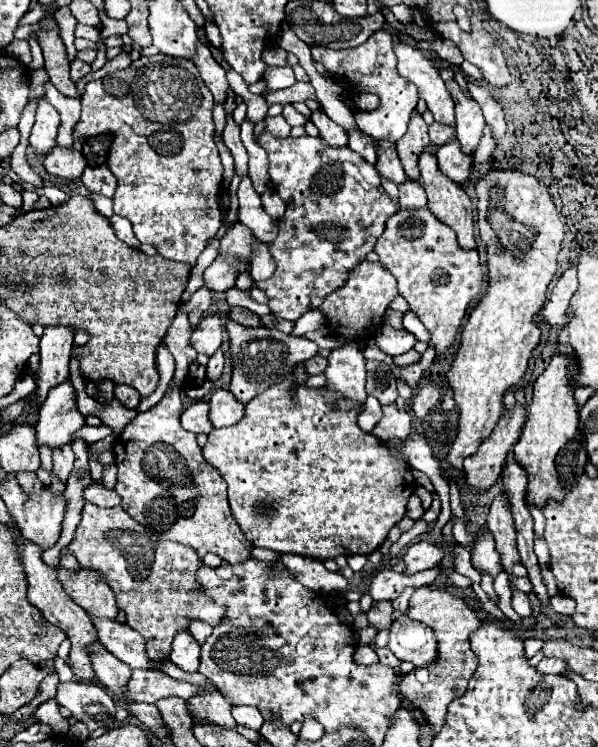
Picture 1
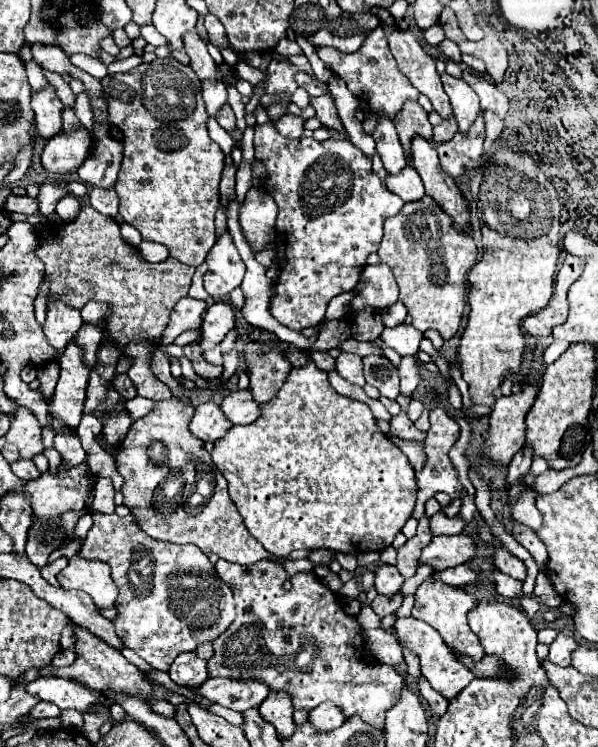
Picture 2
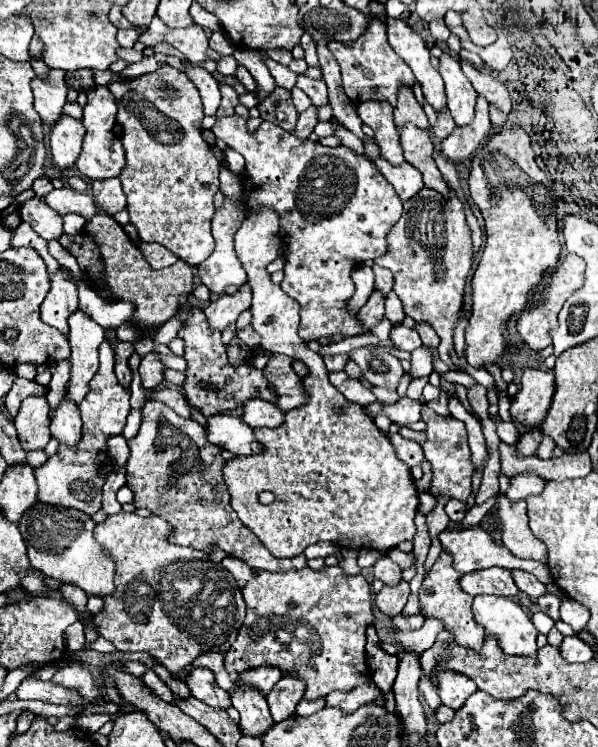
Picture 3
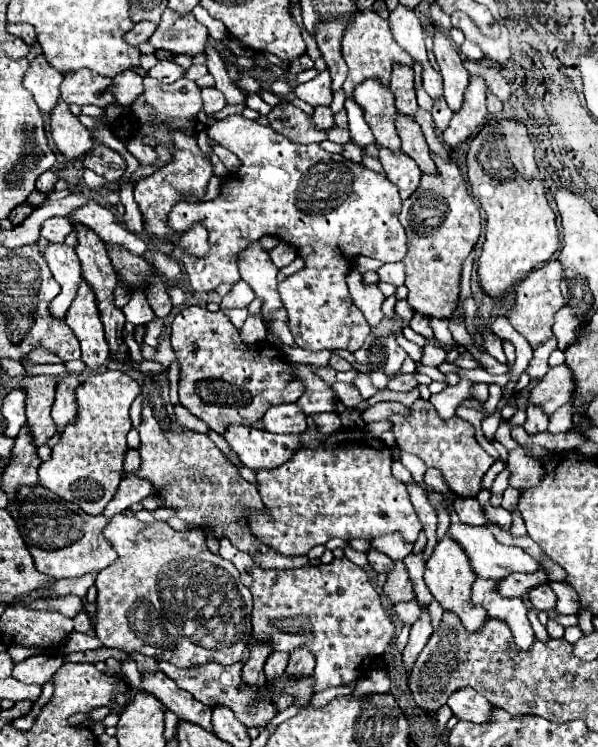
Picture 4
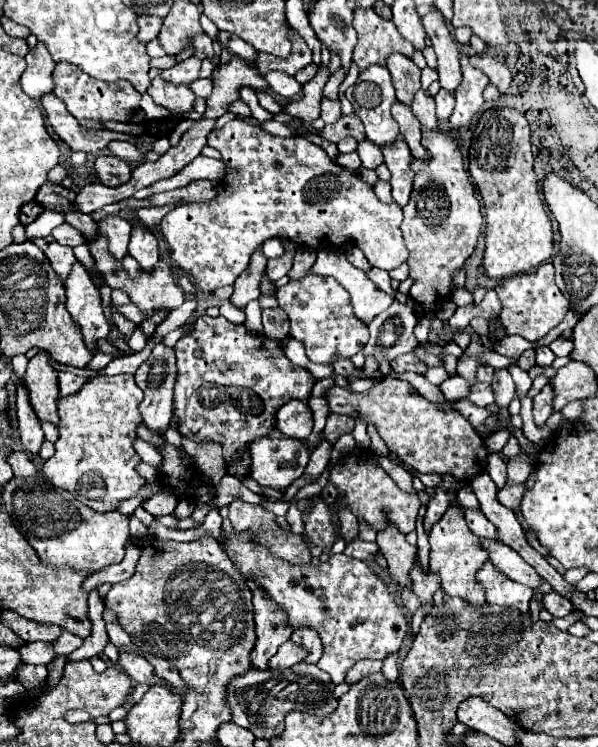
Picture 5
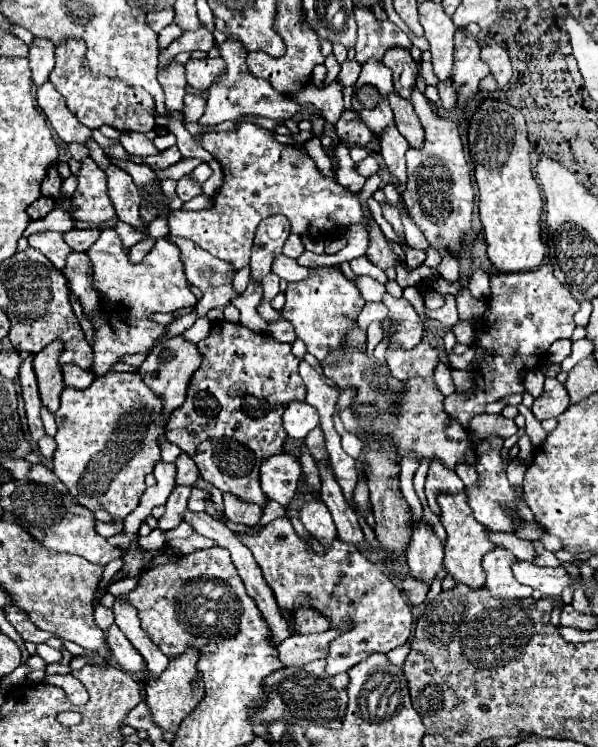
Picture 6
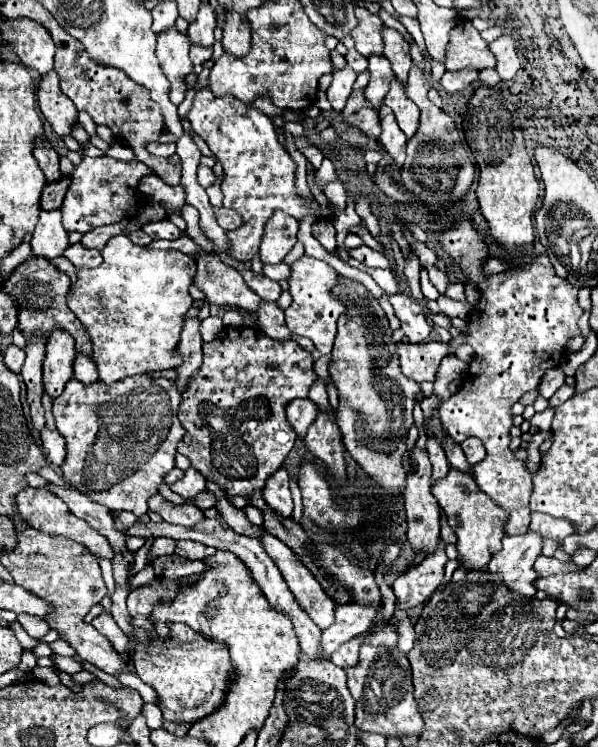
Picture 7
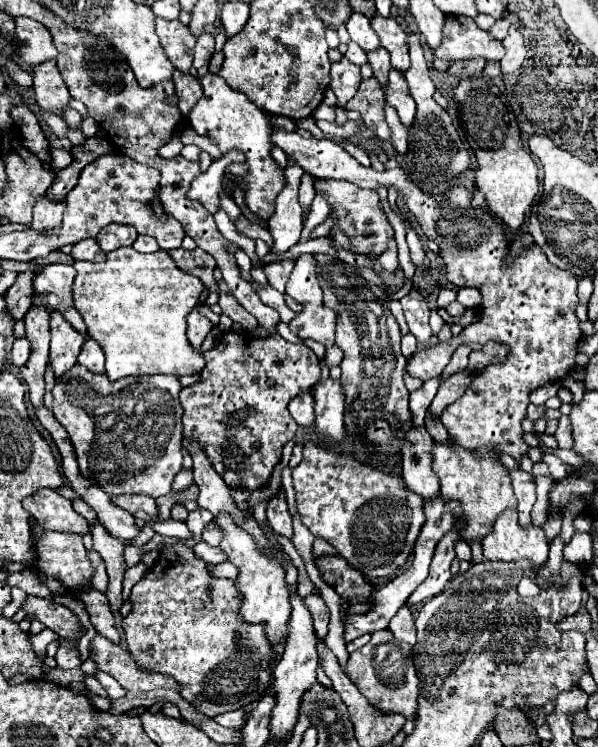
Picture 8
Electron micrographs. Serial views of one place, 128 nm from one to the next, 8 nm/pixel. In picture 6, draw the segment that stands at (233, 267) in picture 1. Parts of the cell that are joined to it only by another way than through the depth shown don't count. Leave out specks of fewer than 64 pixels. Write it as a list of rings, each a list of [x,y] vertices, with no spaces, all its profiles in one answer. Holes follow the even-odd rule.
[[[242,120],[234,130],[210,132],[202,136],[202,146],[220,162],[224,184],[214,196],[212,210],[172,212],[168,214],[170,234],[196,242],[212,256],[230,262],[236,270],[248,266],[254,232],[270,214],[284,214],[294,234],[334,234],[338,228],[362,222],[362,208],[356,194],[350,194],[338,182],[324,178],[314,160],[300,150],[280,144],[274,132]],[[370,220],[370,246],[368,246],[368,254],[366,254],[376,266],[380,266],[382,270],[390,268],[390,266],[396,266],[398,262],[398,256],[390,250],[380,226]],[[342,278],[342,282],[296,282],[288,284],[282,316],[292,322],[296,336],[304,340],[308,352],[322,362],[328,352],[344,344],[344,334],[352,328],[362,308],[364,300],[360,292],[356,292],[356,286],[346,278]]]

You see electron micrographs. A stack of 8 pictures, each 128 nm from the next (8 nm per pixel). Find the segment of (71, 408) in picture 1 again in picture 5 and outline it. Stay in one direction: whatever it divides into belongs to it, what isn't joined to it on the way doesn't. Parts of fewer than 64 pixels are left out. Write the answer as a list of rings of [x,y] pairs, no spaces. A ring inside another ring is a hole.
[[[76,262],[72,266],[72,272],[68,274],[66,298],[66,308],[72,314],[72,318],[80,324],[88,350],[96,352],[96,340],[108,336],[110,324],[102,312],[100,292],[92,284],[90,274],[80,262]]]

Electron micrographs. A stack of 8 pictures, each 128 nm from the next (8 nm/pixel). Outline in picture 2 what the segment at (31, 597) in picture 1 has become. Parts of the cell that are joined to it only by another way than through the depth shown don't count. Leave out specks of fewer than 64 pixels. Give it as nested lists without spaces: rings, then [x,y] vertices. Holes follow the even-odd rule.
[[[74,626],[74,634],[76,634],[76,662],[72,666],[66,666],[56,668],[53,666],[45,666],[38,674],[40,676],[56,676],[56,678],[72,678],[72,680],[78,680],[82,684],[86,684],[88,688],[92,690],[100,690],[100,692],[106,692],[106,690],[112,690],[112,692],[118,692],[118,694],[128,694],[128,696],[142,696],[150,710],[160,714],[160,716],[170,716],[174,718],[176,716],[176,708],[168,702],[168,700],[156,700],[154,698],[154,688],[152,688],[152,682],[146,678],[146,674],[136,668],[134,664],[130,664],[116,648],[108,646],[104,640],[92,636],[86,628],[80,628],[80,626]]]

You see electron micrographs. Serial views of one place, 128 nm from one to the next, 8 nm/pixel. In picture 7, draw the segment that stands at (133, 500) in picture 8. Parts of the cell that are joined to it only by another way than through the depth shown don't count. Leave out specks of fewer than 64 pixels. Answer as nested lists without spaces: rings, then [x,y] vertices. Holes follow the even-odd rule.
[[[156,494],[156,496],[152,496],[152,498],[148,500],[148,508],[150,508],[150,512],[160,514],[160,516],[162,516],[166,522],[170,522],[170,524],[192,526],[192,524],[204,520],[202,510],[196,508],[192,502],[188,502],[188,504],[184,504],[184,506],[174,506],[174,504],[170,504],[168,500],[164,500],[160,494]]]

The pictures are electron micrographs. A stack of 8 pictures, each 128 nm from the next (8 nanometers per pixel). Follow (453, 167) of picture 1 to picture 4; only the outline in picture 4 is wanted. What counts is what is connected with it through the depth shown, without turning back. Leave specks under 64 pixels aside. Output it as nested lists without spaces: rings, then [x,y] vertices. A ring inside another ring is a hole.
[[[470,76],[470,84],[464,92],[464,102],[460,112],[456,112],[442,134],[446,146],[456,148],[458,144],[466,142],[474,130],[482,128],[486,122],[486,82],[480,76]]]

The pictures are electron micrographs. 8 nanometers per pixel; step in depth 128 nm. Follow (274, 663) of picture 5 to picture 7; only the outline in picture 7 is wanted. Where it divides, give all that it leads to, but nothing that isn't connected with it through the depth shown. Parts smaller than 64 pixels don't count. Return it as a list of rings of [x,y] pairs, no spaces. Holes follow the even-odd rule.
[[[362,604],[338,606],[338,618],[330,628],[322,632],[324,656],[330,656],[350,638],[370,630],[376,618],[378,618],[378,612],[374,610],[374,606],[362,606]]]

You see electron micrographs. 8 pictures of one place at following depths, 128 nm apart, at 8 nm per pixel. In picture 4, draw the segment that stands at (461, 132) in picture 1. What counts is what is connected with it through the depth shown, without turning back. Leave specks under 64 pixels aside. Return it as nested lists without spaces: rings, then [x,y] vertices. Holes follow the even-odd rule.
[[[440,30],[434,32],[434,56],[444,78],[444,98],[448,106],[458,112],[468,86],[468,70],[462,66],[462,58],[452,40]]]

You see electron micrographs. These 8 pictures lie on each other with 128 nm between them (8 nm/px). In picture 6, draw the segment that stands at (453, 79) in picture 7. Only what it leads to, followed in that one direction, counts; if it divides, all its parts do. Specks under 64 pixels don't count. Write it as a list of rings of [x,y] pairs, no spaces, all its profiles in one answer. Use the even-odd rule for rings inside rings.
[[[444,80],[438,84],[440,90],[440,104],[446,110],[452,110],[456,106],[456,98],[458,98],[458,90],[452,86],[452,80]]]

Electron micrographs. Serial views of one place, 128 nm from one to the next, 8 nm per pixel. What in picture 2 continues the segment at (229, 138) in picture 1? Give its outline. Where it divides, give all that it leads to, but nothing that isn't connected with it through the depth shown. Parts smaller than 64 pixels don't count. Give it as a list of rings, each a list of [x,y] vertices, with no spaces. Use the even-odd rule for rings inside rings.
[[[224,104],[224,106],[218,110],[216,120],[218,120],[218,124],[220,124],[224,130],[234,132],[234,128],[236,128],[236,118],[234,118],[234,112],[232,112],[230,104]]]

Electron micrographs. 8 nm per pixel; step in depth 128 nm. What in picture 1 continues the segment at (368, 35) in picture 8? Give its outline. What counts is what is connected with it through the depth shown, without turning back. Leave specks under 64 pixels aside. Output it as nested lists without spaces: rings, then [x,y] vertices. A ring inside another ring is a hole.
[[[378,30],[364,44],[360,44],[358,48],[350,48],[350,50],[330,50],[330,48],[322,48],[322,46],[312,46],[312,58],[316,62],[324,64],[326,70],[330,74],[334,74],[330,78],[334,78],[344,90],[378,94],[380,106],[376,110],[372,110],[372,112],[358,110],[354,114],[356,124],[364,134],[368,134],[376,140],[384,138],[384,140],[392,140],[392,142],[398,142],[406,134],[410,114],[414,112],[414,108],[418,104],[418,90],[412,82],[404,80],[396,72],[392,36],[386,30]]]

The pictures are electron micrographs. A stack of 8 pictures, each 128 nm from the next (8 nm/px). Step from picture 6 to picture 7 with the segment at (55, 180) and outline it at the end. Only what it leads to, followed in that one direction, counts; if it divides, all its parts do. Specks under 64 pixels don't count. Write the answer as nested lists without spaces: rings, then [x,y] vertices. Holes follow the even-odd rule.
[[[40,138],[40,140],[36,142],[34,158],[38,160],[38,164],[40,164],[42,172],[46,174],[46,180],[48,180],[48,182],[54,182],[54,180],[60,180],[60,178],[62,178],[62,174],[60,174],[60,170],[58,170],[58,154],[56,154],[56,150],[50,146],[48,140]]]

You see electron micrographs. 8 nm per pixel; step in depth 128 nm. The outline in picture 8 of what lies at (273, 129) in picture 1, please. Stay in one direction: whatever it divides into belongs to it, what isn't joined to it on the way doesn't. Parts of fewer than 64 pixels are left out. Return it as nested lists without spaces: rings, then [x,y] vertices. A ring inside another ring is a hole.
[[[340,60],[332,64],[330,70],[330,88],[334,90],[334,94],[338,96],[338,104],[346,106],[348,100],[354,98],[358,86],[360,86],[360,68],[356,64],[352,64],[350,60]]]

